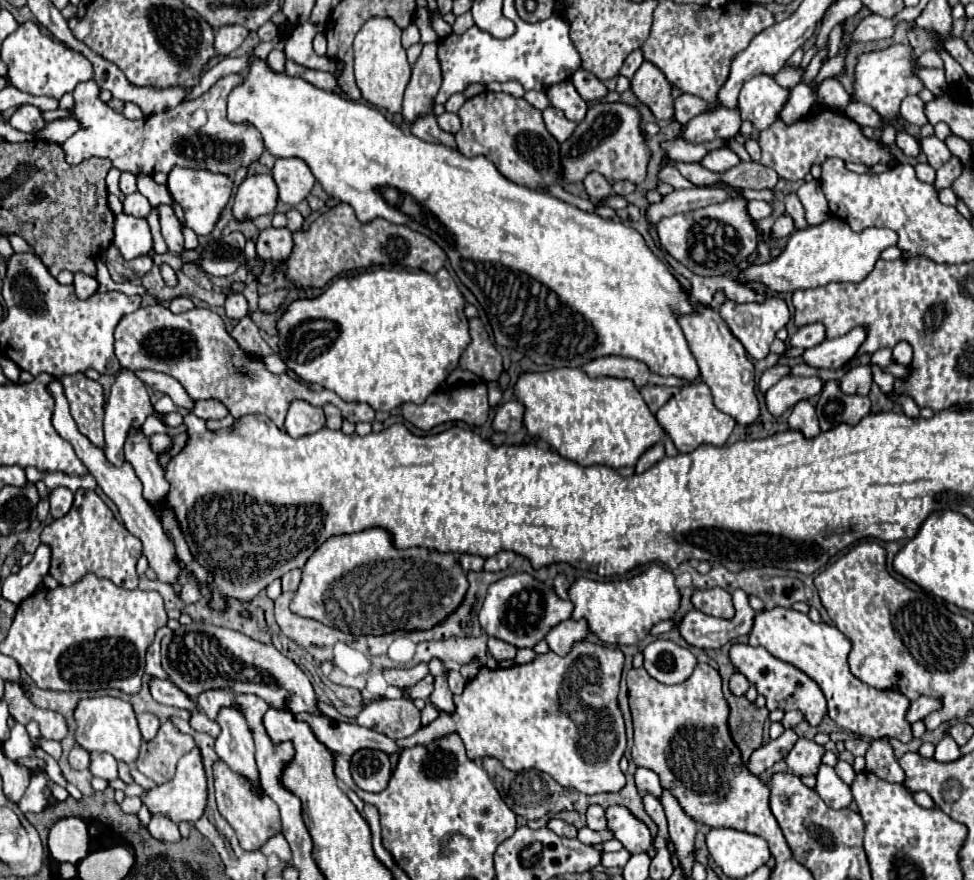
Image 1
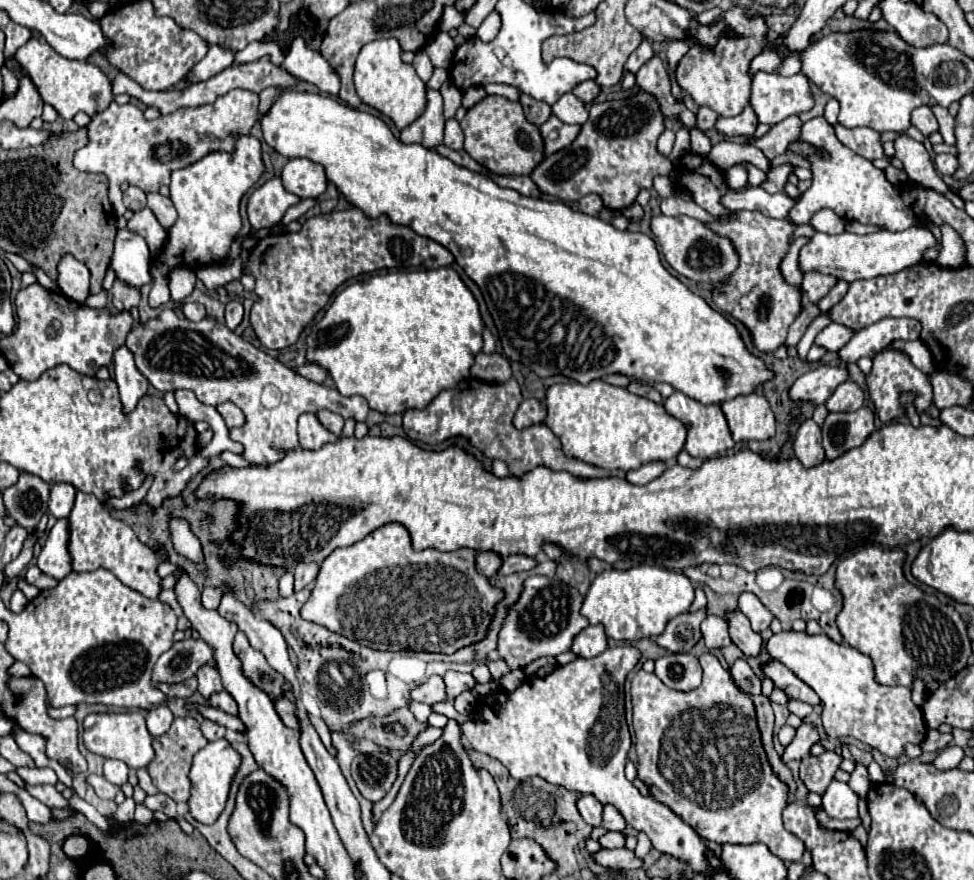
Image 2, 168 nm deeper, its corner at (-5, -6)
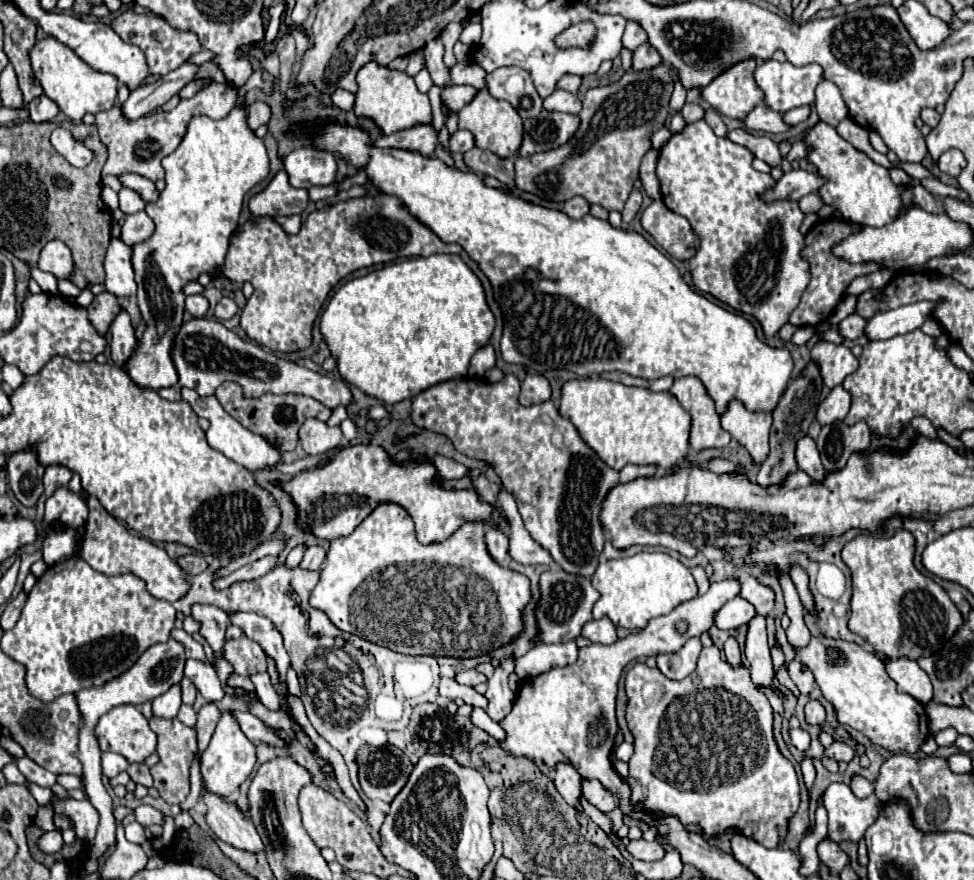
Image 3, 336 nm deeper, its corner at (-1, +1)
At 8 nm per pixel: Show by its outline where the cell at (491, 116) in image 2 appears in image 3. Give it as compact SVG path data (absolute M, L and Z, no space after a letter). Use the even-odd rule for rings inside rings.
M480 90L470 104L466 104L458 114L458 128L470 130L476 138L476 146L490 150L502 158L508 158L518 152L522 144L522 118L512 108L512 104L504 100L496 100L488 94L488 90Z

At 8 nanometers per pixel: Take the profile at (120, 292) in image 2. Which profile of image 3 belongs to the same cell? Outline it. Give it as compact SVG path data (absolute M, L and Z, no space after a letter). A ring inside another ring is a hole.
M102 292L102 294L94 296L94 302L92 302L92 308L86 308L88 320L96 328L96 332L100 332L104 336L108 332L112 318L118 314L120 304L118 304L118 298L112 296L110 292Z

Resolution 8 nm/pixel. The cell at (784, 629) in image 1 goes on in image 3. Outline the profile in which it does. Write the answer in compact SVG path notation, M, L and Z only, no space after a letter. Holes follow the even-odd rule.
M818 636L812 638L806 648L798 650L796 658L812 670L824 698L834 704L840 724L852 726L872 744L888 752L920 752L922 742L928 738L928 716L924 716L924 706L910 694L896 690L896 682L886 674L876 654L848 640Z

